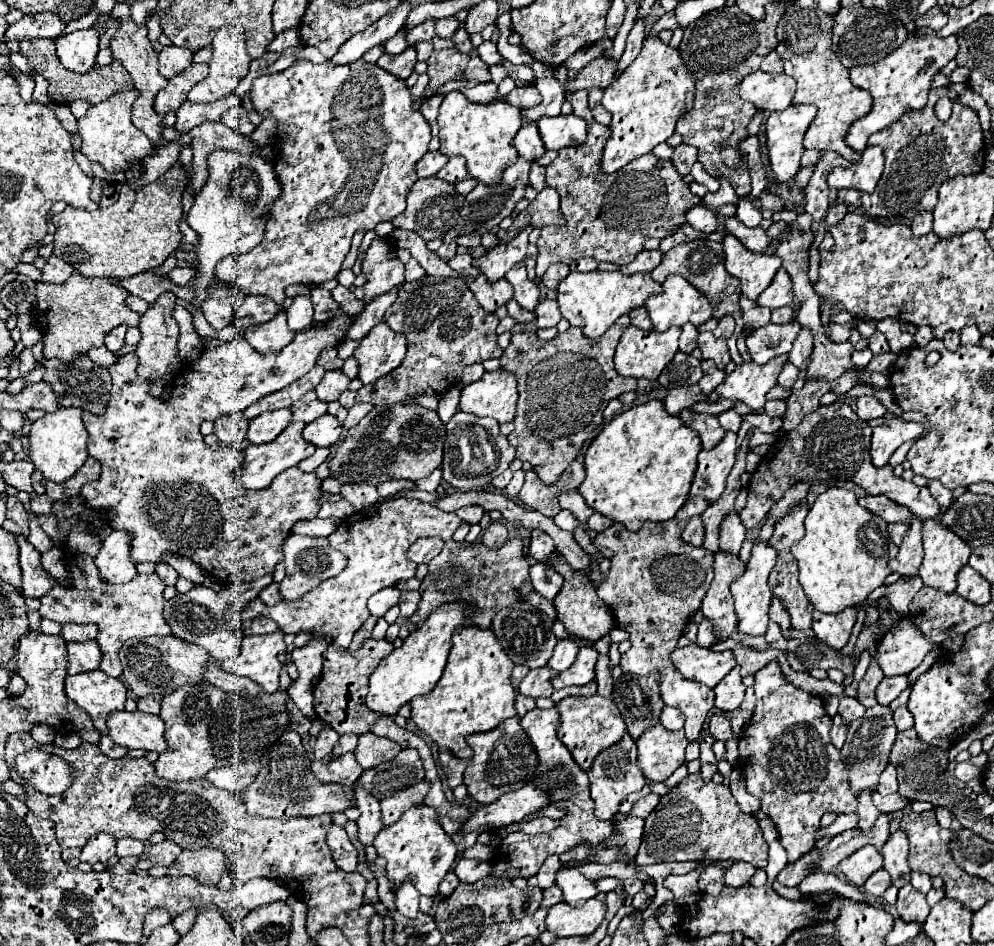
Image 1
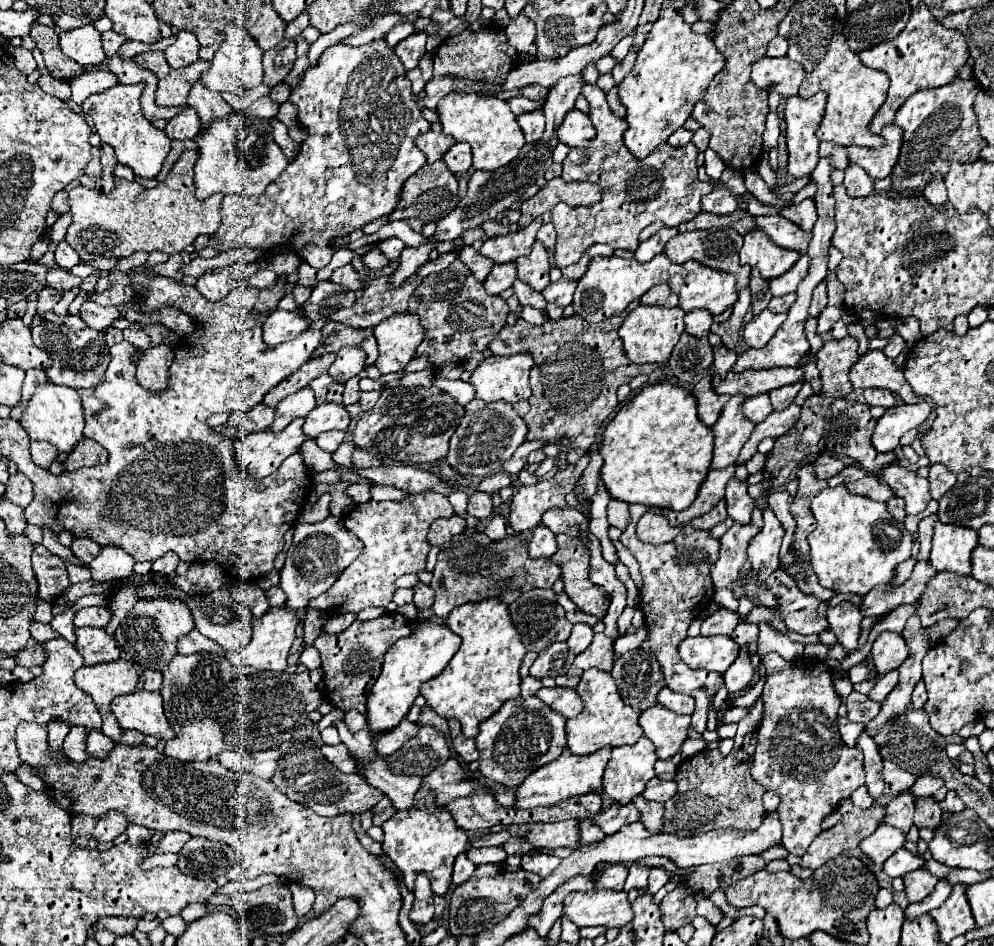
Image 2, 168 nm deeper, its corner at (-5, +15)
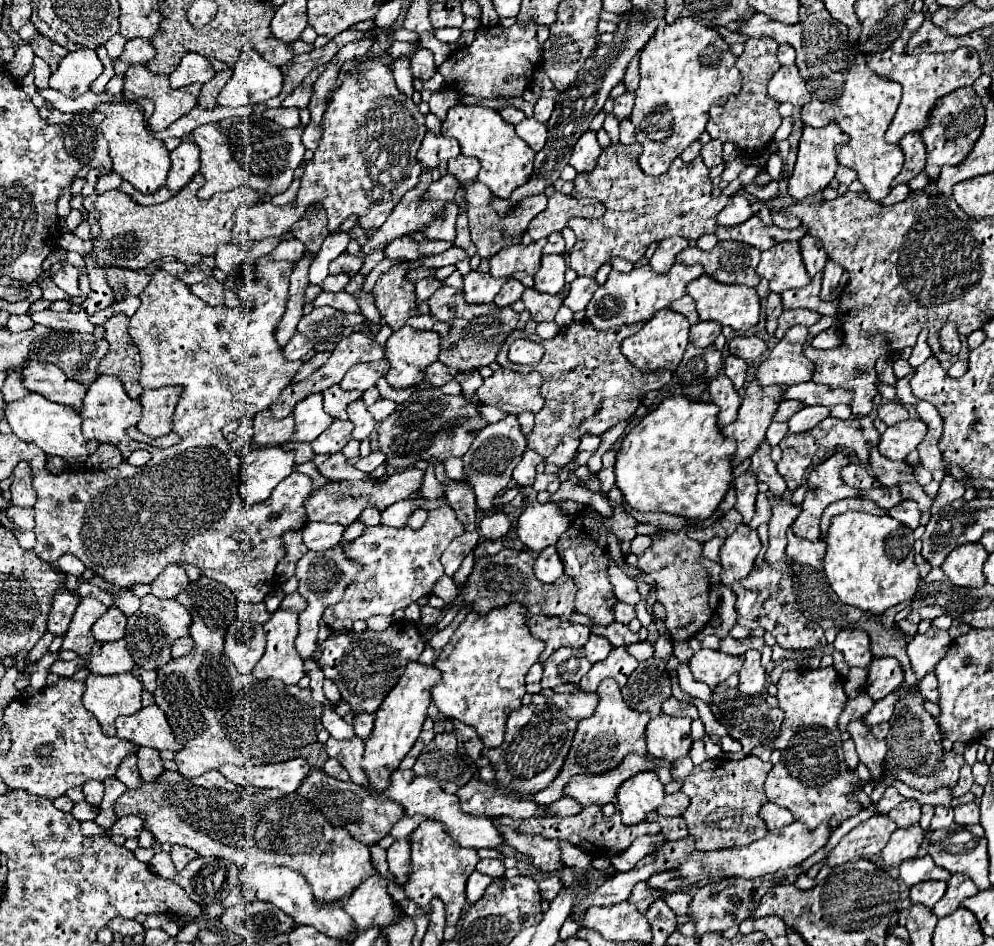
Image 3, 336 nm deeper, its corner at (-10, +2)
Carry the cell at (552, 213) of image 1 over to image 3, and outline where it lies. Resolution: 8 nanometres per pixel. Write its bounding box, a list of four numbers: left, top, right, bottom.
[528,192,604,240]

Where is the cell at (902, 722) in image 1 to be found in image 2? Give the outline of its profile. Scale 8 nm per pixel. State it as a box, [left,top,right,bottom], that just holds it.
[911,681,927,709]

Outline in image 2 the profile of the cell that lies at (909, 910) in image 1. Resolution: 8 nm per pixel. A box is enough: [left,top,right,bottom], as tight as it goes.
[903,869,939,903]

